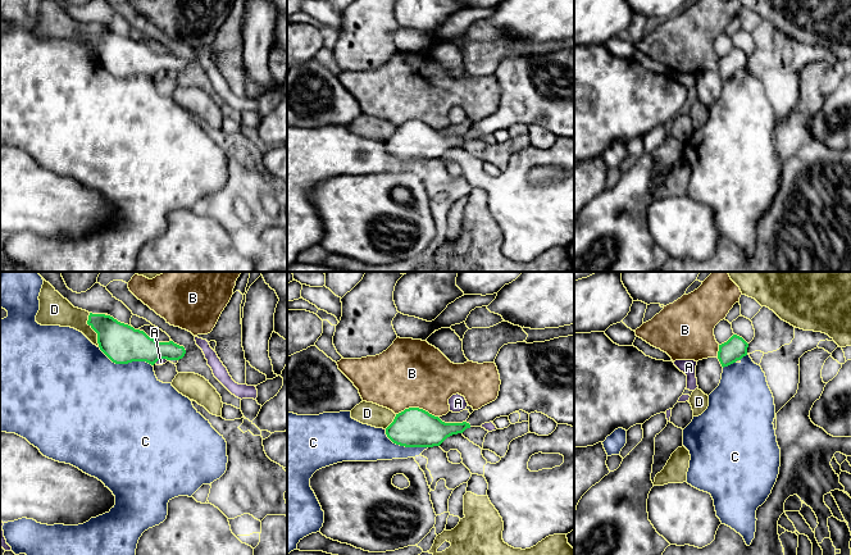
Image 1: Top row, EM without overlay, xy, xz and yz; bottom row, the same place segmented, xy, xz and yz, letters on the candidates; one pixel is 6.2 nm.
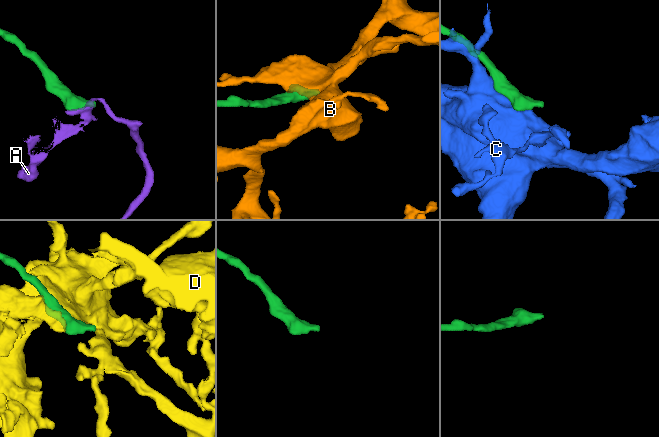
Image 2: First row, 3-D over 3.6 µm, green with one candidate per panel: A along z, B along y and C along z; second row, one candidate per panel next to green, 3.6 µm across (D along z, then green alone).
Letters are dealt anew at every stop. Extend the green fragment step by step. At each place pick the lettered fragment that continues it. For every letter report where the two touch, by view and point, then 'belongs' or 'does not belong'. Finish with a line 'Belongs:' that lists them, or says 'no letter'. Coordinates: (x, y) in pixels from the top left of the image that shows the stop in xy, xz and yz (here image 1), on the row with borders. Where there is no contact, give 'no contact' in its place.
A: meets green in xy at (160, 358); does not belong
B: meets green in xz at (417, 408); does not belong
C: meets green in xy at (124, 363); does not belong
D: meets green in xy at (92, 328); does not belong
Belongs: no letter

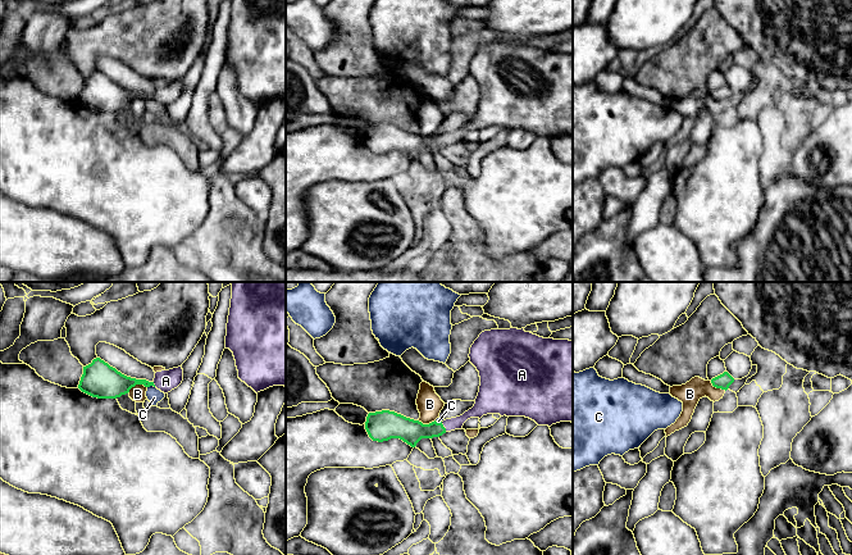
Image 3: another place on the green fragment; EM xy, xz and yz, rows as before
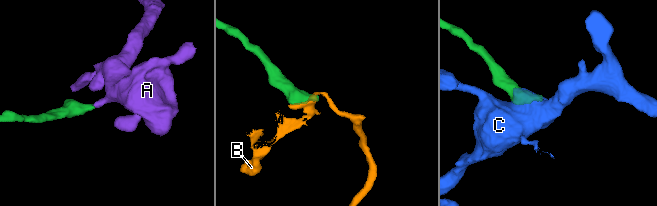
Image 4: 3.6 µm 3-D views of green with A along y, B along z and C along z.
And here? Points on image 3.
A: meets green in xz at (443, 427); belongs
B: meets green in xy at (137, 383); does not belong
C: meets green in xy at (150, 385); does not belong
Belongs: A

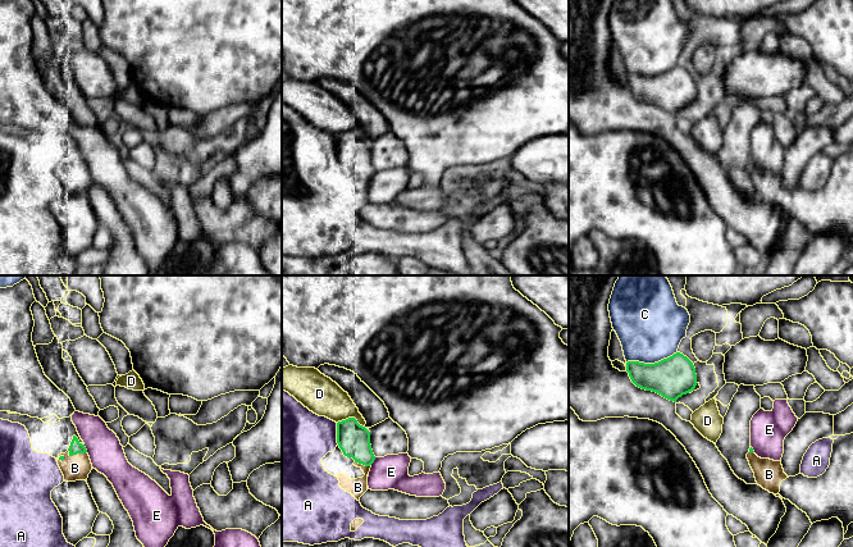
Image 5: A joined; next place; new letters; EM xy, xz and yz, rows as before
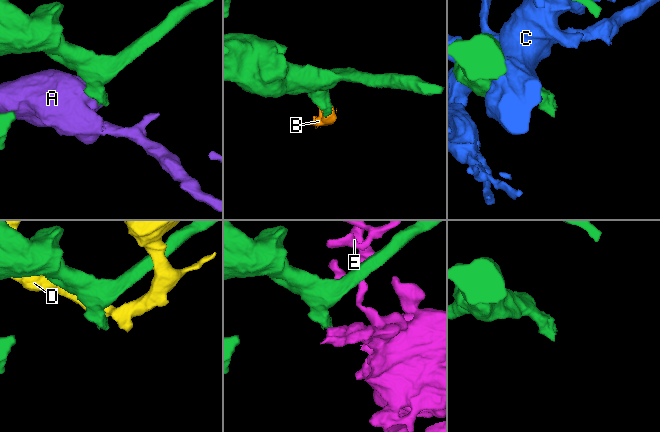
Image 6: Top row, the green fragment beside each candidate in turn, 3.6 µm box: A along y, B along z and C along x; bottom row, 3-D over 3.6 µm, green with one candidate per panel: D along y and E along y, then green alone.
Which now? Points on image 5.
A: meets green in xz at (337, 433); does not belong
B: meets green in xy at (77, 452); belongs
C: meets green in yz at (651, 364); does not belong
D: meets green in xz at (351, 418); does not belong
E: meets green in xy at (85, 449); does not belong
Belongs: B

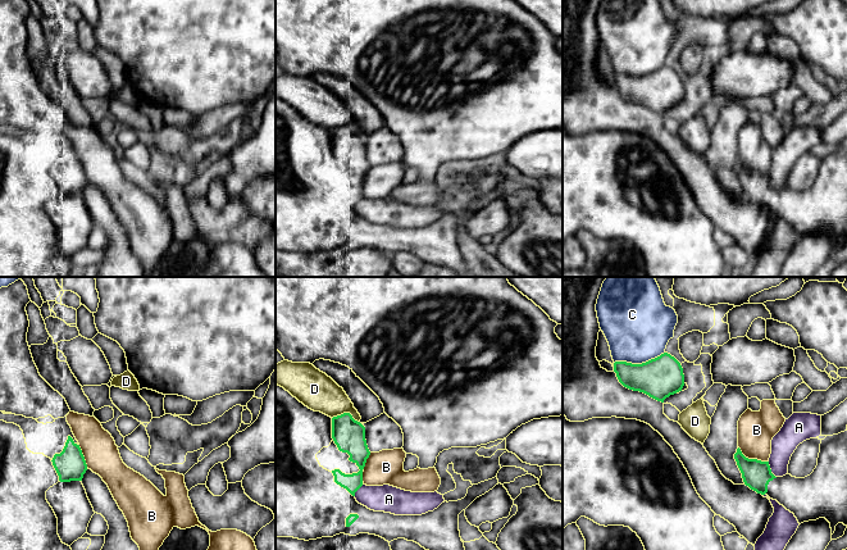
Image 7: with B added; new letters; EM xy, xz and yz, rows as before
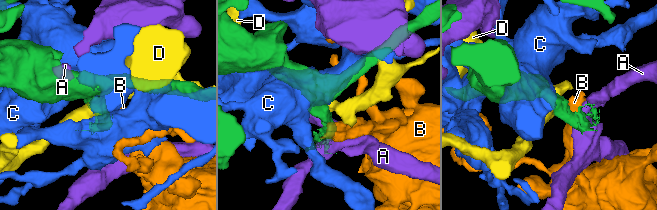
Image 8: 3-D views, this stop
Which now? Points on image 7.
A: meets green in yz at (770, 469); does not belong
B: meets green in yz at (752, 459); does not belong
C: meets green in yz at (638, 364); does not belong
D: meets green in xz at (346, 413); does not belong
Belongs: no letter

